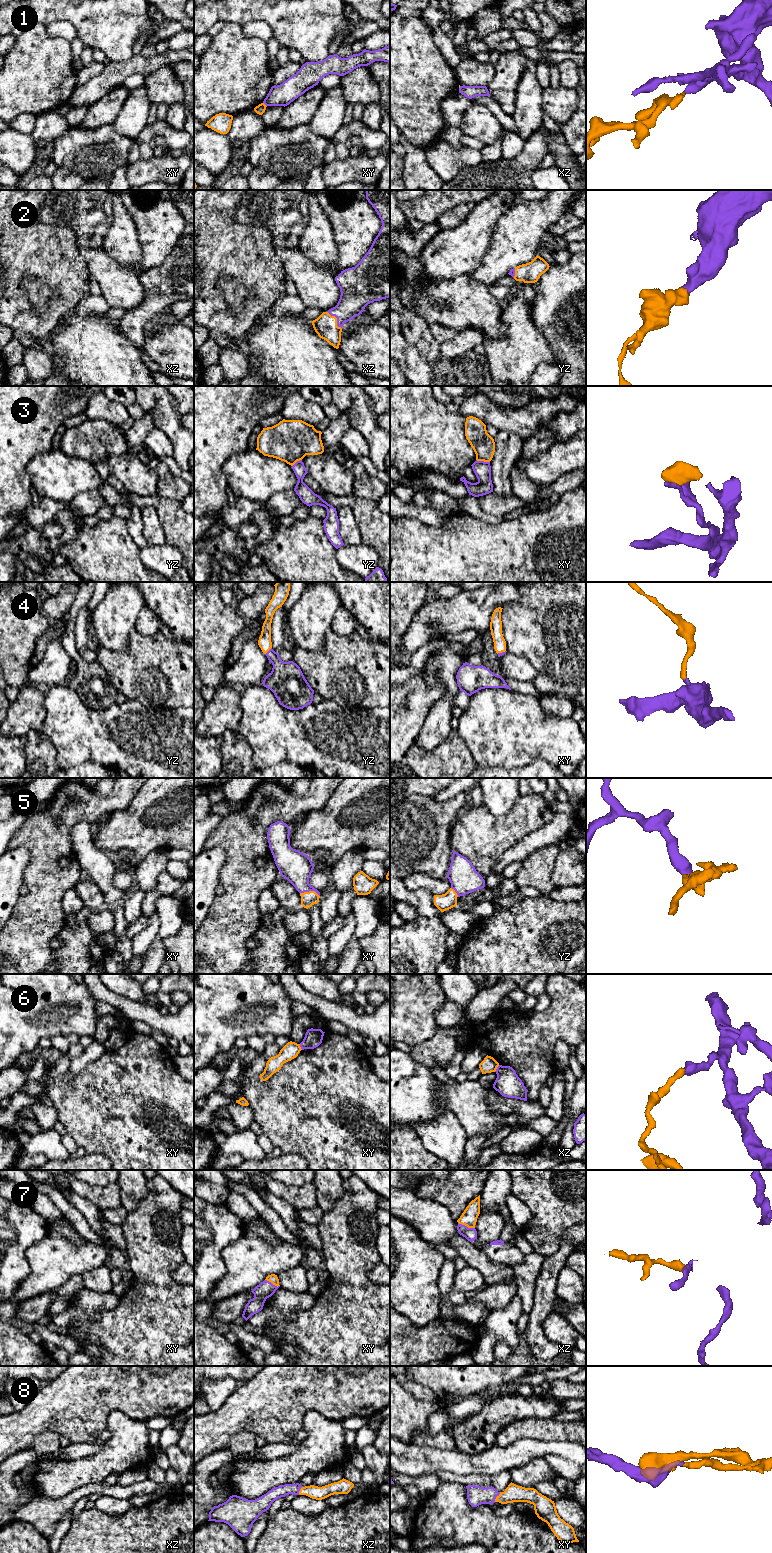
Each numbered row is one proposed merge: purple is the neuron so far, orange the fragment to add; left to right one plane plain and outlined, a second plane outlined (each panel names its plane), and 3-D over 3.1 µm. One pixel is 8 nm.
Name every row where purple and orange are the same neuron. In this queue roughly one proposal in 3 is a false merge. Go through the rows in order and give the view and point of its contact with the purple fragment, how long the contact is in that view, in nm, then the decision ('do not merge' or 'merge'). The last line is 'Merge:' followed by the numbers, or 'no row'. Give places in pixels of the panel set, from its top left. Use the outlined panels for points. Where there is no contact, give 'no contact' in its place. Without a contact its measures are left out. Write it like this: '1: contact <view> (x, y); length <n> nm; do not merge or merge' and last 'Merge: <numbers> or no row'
1: contact xy (264, 103); length 50 nm; do not merge
2: contact xz (337, 319); length 180 nm; merge
3: contact xy (483, 461); length 110 nm; do not merge
4: contact yz (268, 651); length 80 nm; merge
5: contact xy (310, 890); length 160 nm; merge
6: contact xz (497, 1068); length 70 nm; do not merge
7: contact xz (466, 1226); length 140 nm; merge
8: contact xy (496, 1496); length 90 nm; merge
Merge: 2, 4, 5, 7, 8

